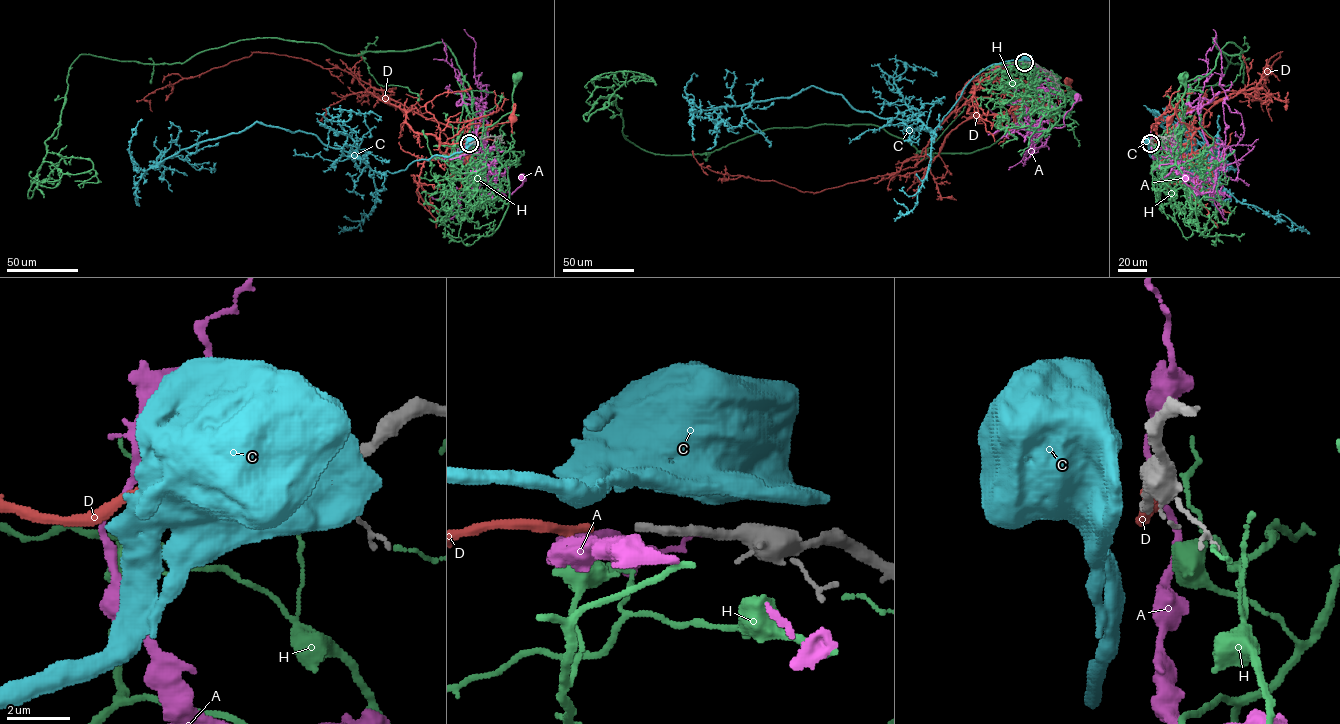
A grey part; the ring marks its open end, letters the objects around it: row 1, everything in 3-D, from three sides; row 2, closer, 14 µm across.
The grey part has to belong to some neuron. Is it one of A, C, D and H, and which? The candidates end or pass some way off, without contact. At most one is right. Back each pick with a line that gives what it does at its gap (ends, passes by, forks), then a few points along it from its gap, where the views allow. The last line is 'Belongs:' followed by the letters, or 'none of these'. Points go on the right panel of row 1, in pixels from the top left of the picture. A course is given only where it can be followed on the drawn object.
D: it ends | via (1150, 143), (1158, 143), (1169, 153), (1191, 138), (1195, 128), (1180, 122), (1176, 113), (1177, 104), (1169, 118)
Belongs: D

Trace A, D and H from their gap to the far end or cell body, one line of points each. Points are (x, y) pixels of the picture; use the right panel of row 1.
A: (1151, 142), (1153, 154), (1173, 150), (1202, 180), (1217, 176), (1212, 191), (1200, 194), (1185, 177)
D: (1150, 143), (1158, 143), (1169, 153), (1191, 138), (1195, 128), (1180, 122), (1176, 113), (1177, 104), (1169, 118)
H: (1152, 142), (1158, 166), (1172, 166), (1185, 127), (1181, 116), (1185, 87), (1181, 78)

